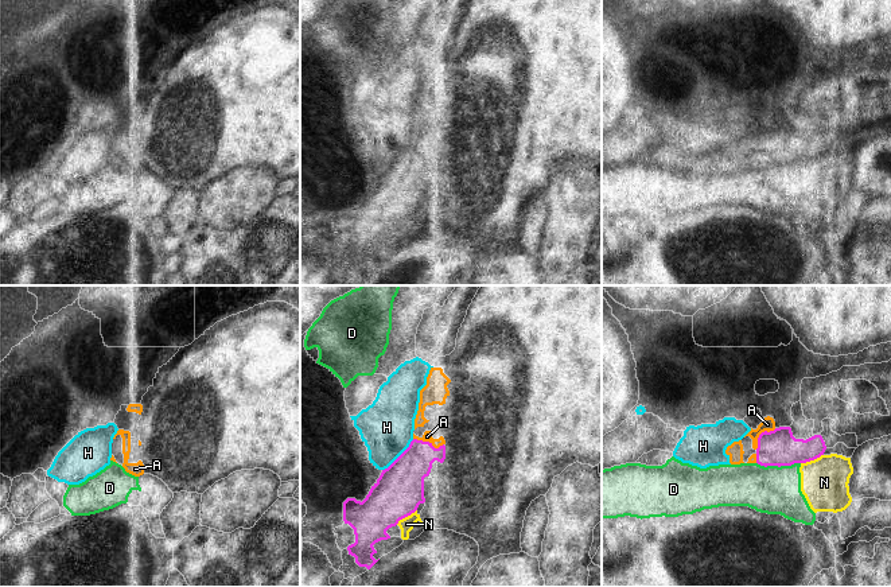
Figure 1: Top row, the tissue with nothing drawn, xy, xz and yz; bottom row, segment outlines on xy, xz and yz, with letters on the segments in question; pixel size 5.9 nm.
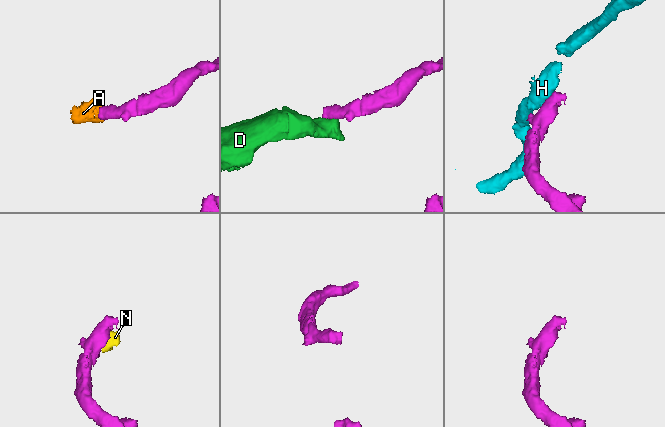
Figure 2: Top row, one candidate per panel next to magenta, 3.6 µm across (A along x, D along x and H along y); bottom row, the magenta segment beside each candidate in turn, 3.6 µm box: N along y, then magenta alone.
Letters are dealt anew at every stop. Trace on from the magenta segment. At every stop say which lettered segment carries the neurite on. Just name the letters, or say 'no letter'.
A

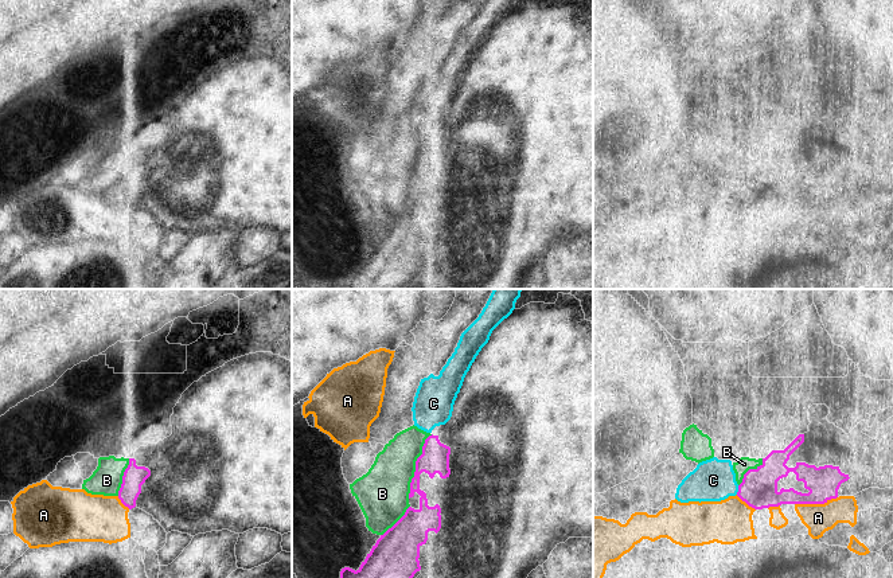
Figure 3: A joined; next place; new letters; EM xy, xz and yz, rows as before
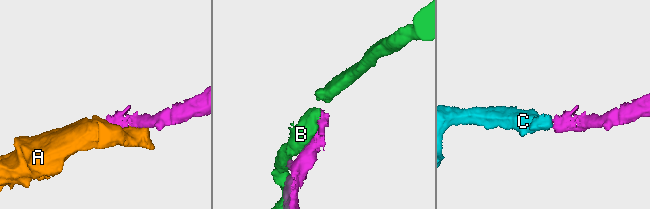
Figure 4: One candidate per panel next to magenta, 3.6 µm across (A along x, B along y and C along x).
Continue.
C

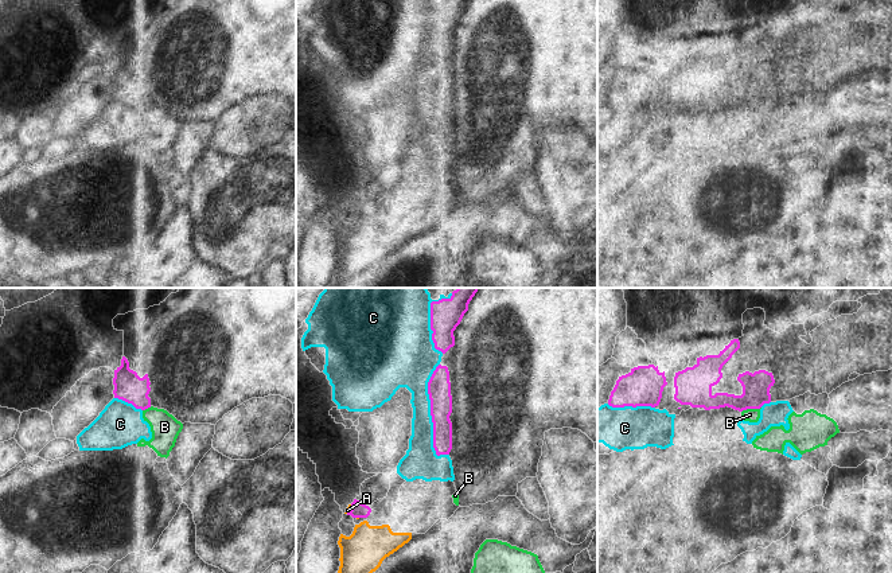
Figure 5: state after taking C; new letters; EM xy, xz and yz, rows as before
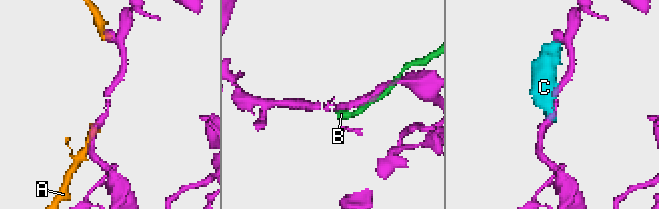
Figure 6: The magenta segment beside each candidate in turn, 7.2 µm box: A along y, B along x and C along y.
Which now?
no letter

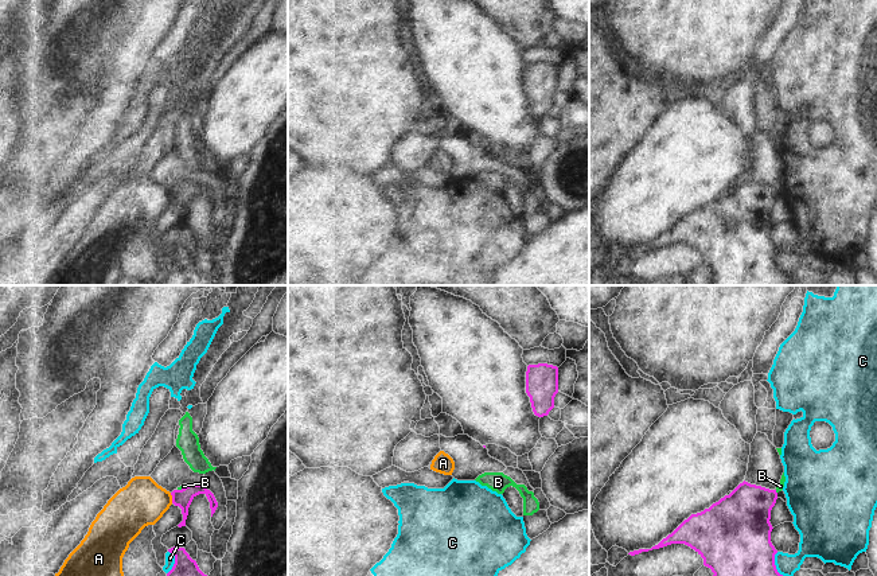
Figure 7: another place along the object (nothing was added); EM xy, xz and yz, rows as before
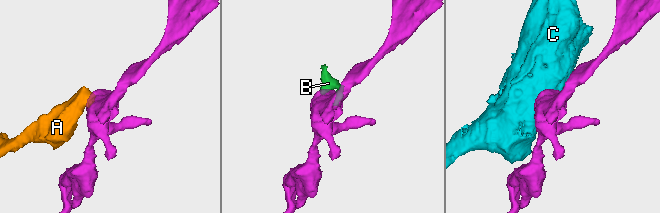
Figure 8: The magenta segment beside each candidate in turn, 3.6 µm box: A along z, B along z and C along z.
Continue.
B

